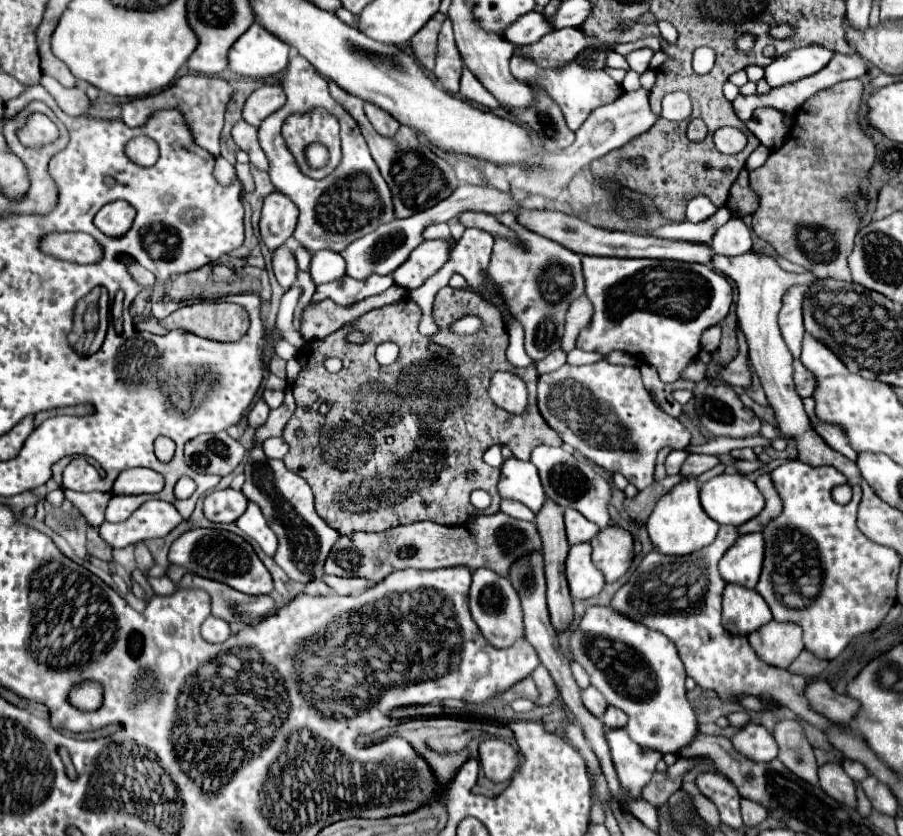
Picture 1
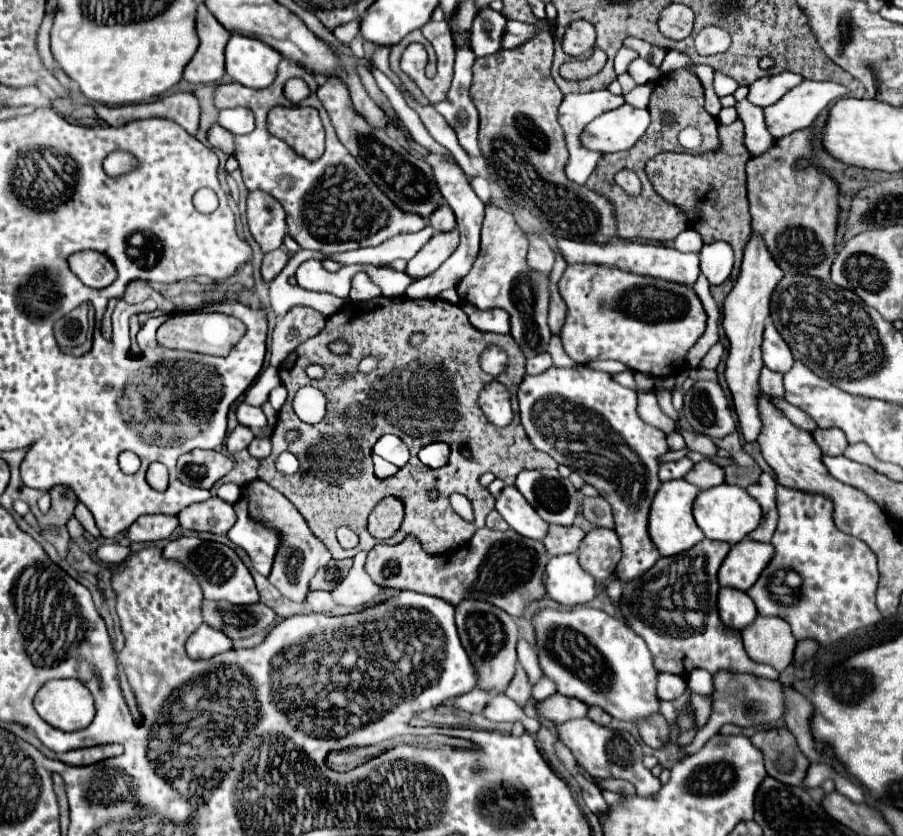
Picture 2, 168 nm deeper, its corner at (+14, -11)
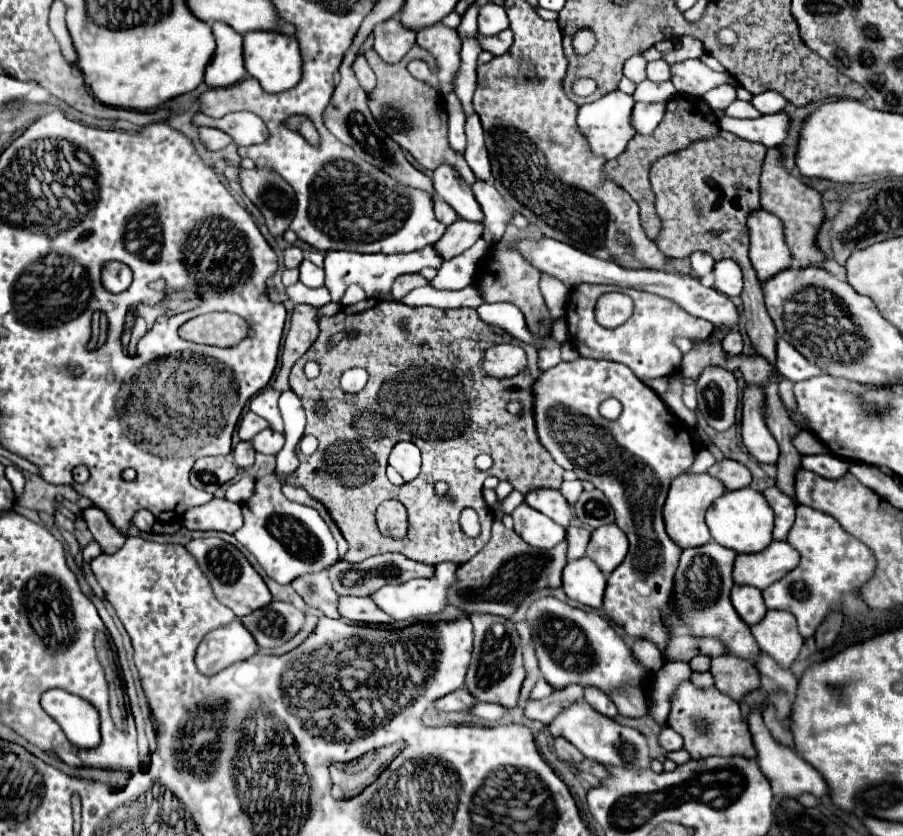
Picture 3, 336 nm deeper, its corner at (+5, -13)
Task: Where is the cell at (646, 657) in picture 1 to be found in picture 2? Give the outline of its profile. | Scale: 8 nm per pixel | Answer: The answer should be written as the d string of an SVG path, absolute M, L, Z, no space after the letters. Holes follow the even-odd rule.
M575 606L571 610L543 608L535 612L533 628L539 666L555 682L559 694L601 706L607 714L631 724L659 712L659 672L653 668L645 640L625 622L587 606Z

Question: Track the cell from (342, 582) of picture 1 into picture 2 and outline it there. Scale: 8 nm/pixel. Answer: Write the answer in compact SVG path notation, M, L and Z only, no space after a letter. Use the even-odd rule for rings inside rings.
M361 551L353 558L353 566L347 578L339 582L333 590L337 606L330 616L340 616L365 610L385 600L389 600L392 590L375 584L364 570L367 552Z

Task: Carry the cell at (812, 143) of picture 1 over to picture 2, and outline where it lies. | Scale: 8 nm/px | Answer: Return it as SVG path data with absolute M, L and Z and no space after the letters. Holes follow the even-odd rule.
M797 130L747 162L747 194L753 216L753 234L761 234L779 268L787 274L829 278L835 258L837 184L815 166L799 168L799 158L811 156L811 130Z

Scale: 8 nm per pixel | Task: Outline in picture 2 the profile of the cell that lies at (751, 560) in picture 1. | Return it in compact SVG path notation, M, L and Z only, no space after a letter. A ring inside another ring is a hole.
M745 538L733 544L719 568L719 584L743 592L749 590L769 566L773 556L775 548L769 542L753 542Z

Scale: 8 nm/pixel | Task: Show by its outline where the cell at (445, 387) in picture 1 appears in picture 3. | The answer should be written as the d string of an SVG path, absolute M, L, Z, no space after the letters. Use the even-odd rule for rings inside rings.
M374 298L362 300L354 306L346 306L336 316L320 320L320 336L292 366L290 388L300 396L302 406L306 410L306 418L308 418L306 432L318 434L318 448L312 456L298 454L300 466L286 476L278 474L278 480L294 482L294 486L306 488L306 492L312 498L316 498L318 502L326 506L326 510L330 512L332 520L336 522L338 530L342 532L344 540L350 546L344 556L346 562L362 562L376 554L400 552L412 560L432 564L432 566L436 566L438 562L464 564L474 554L478 554L490 540L490 526L492 526L494 512L484 502L484 496L482 496L482 482L488 476L496 476L498 480L510 482L514 490L522 494L542 486L560 488L560 484L564 482L562 466L558 466L552 460L552 456L546 452L546 448L540 444L536 436L536 428L534 428L532 384L540 376L540 370L536 366L536 356L538 356L538 350L532 344L518 342L512 336L508 336L504 330L480 322L480 318L476 316L476 310L472 308L456 308L456 310L442 310L432 306L410 308L410 306L404 306L402 302L374 300ZM334 332L346 332L344 336L346 340L340 340L338 346L328 346L328 338ZM496 342L510 342L524 348L524 352L528 354L526 370L514 378L502 378L502 380L488 376L482 370L482 356L486 348ZM308 361L314 361L320 365L320 375L312 380L306 378L304 374L304 366ZM354 366L366 368L370 374L370 380L362 392L346 394L340 390L338 382L342 372ZM316 398L326 398L326 402L330 404L328 420L318 420L314 416L312 406ZM510 400L522 402L522 410L518 414L508 412L506 406ZM420 426L428 426L426 434L418 430ZM400 440L416 442L416 446L422 450L422 472L412 482L394 486L390 484L390 480L386 480L386 460L392 446ZM478 454L490 454L494 460L494 466L486 474L474 468L474 458ZM446 478L450 486L448 500L440 500L434 496L434 484ZM388 498L400 500L410 512L410 534L404 540L384 538L376 528L376 520L374 520L376 508L380 502ZM464 508L474 508L480 518L482 532L476 538L466 536L460 528L458 520Z

